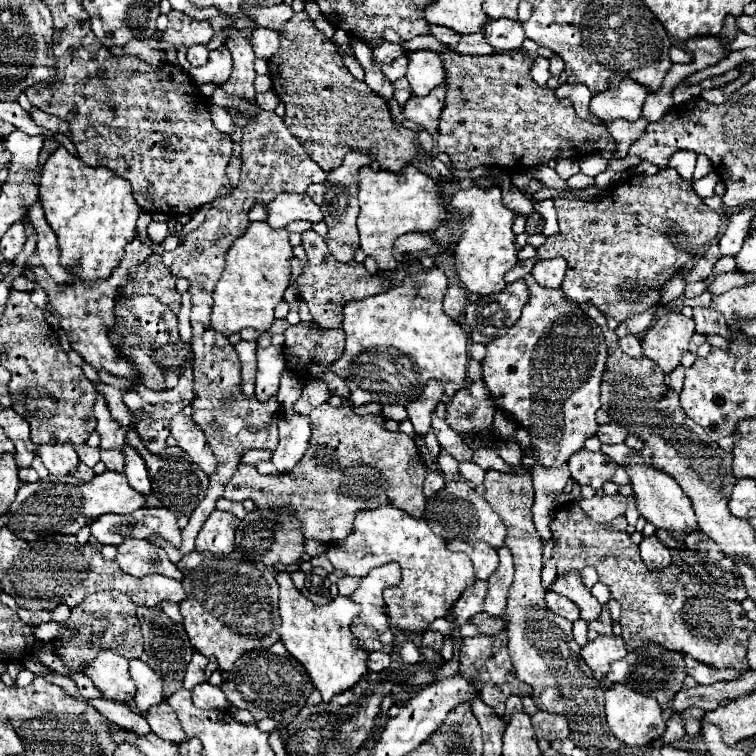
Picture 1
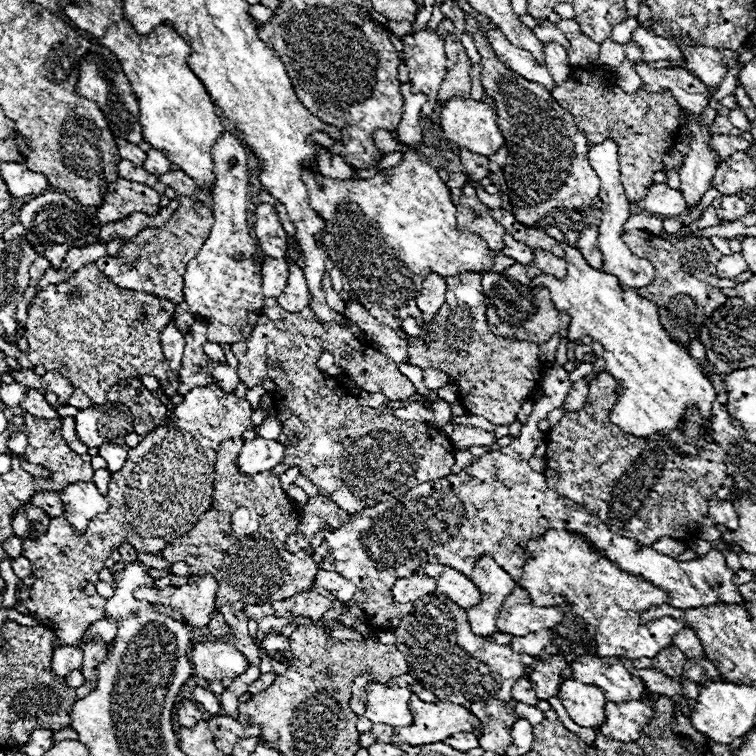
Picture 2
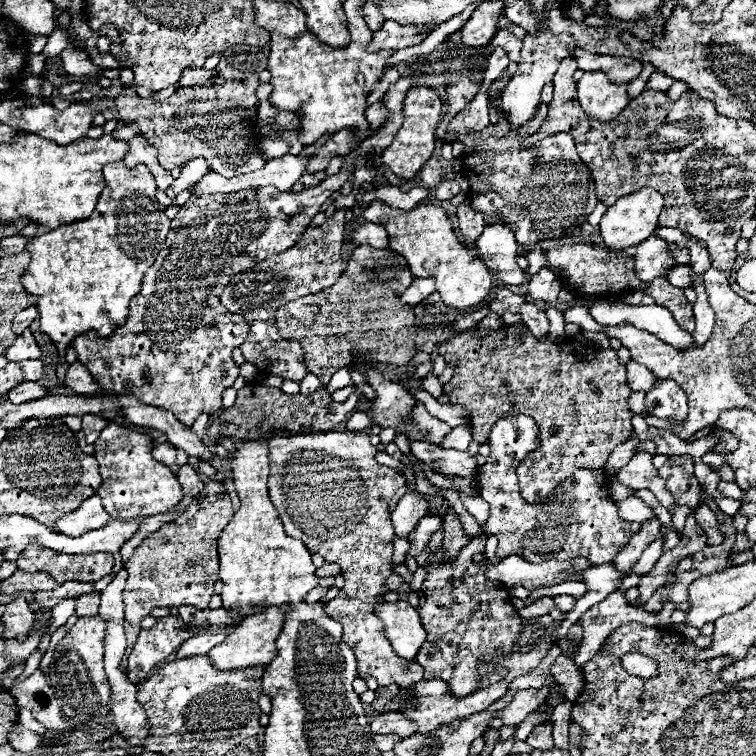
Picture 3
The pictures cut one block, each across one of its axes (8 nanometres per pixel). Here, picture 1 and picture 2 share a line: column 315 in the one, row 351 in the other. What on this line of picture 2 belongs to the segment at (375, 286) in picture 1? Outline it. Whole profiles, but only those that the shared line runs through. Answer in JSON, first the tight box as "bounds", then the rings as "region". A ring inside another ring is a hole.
{"bounds":[230,314,454,514],"region":[[[262,314],[250,338],[234,342],[230,348],[238,358],[238,376],[248,388],[260,386],[264,378],[276,384],[272,400],[284,428],[278,442],[288,444],[284,464],[288,468],[298,466],[300,474],[304,474],[320,494],[328,494],[340,508],[348,510],[348,514],[402,496],[418,484],[450,474],[454,466],[452,442],[440,436],[436,428],[432,438],[428,424],[398,420],[388,408],[374,410],[360,406],[330,374],[316,366],[318,354],[322,352],[316,338],[282,332]],[[266,358],[274,358],[284,370],[272,368]],[[292,432],[300,434],[298,446],[288,442],[288,434]]]}

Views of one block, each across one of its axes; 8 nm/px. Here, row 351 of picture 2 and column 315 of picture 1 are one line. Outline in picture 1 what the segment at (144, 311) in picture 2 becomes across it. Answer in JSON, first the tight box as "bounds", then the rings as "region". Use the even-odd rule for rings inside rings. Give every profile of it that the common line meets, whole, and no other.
{"bounds":[268,10,416,172],"region":[[[302,10],[294,14],[284,28],[278,32],[280,36],[280,48],[274,56],[268,58],[272,88],[278,94],[278,98],[286,106],[284,124],[296,136],[302,144],[302,148],[308,152],[308,156],[326,172],[338,168],[348,152],[364,152],[372,156],[372,160],[378,160],[380,168],[390,172],[402,172],[414,158],[416,158],[416,146],[414,146],[414,130],[404,128],[402,124],[394,122],[388,110],[388,104],[382,96],[370,90],[366,82],[358,82],[348,68],[342,62],[342,56],[336,50],[336,44],[328,40],[308,18],[308,14]]]}

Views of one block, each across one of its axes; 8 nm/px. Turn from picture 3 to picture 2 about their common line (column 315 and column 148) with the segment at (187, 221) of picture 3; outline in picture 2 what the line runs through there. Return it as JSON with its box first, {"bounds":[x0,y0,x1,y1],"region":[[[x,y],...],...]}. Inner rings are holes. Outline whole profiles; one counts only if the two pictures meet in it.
{"bounds":[96,178,160,226],"region":[[[118,178],[104,190],[104,202],[96,210],[96,226],[118,222],[134,212],[156,216],[160,212],[160,196],[154,188]]]}

